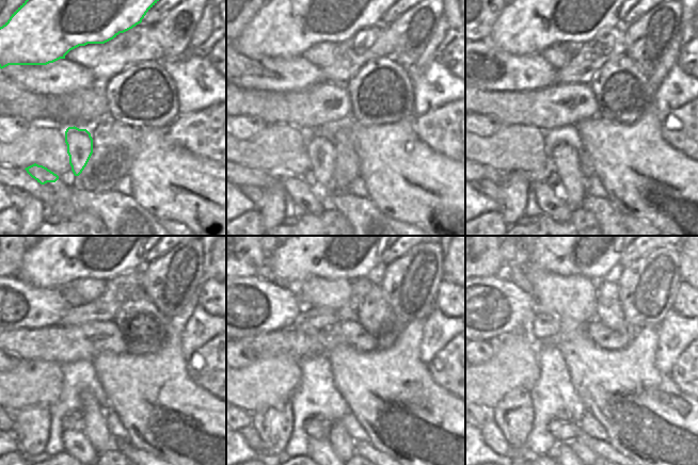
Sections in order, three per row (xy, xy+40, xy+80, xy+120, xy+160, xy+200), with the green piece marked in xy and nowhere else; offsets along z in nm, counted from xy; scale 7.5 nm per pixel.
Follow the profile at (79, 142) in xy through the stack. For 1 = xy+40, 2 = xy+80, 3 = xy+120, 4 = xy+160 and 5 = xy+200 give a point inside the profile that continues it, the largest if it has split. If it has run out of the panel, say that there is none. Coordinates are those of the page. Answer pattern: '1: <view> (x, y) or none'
1: xy+40 (320, 149)
2: xy+80 (566, 160)
3: xy+120 (96, 430)
4: xy+160 (337, 436)
5: xy+200 (576, 442)

